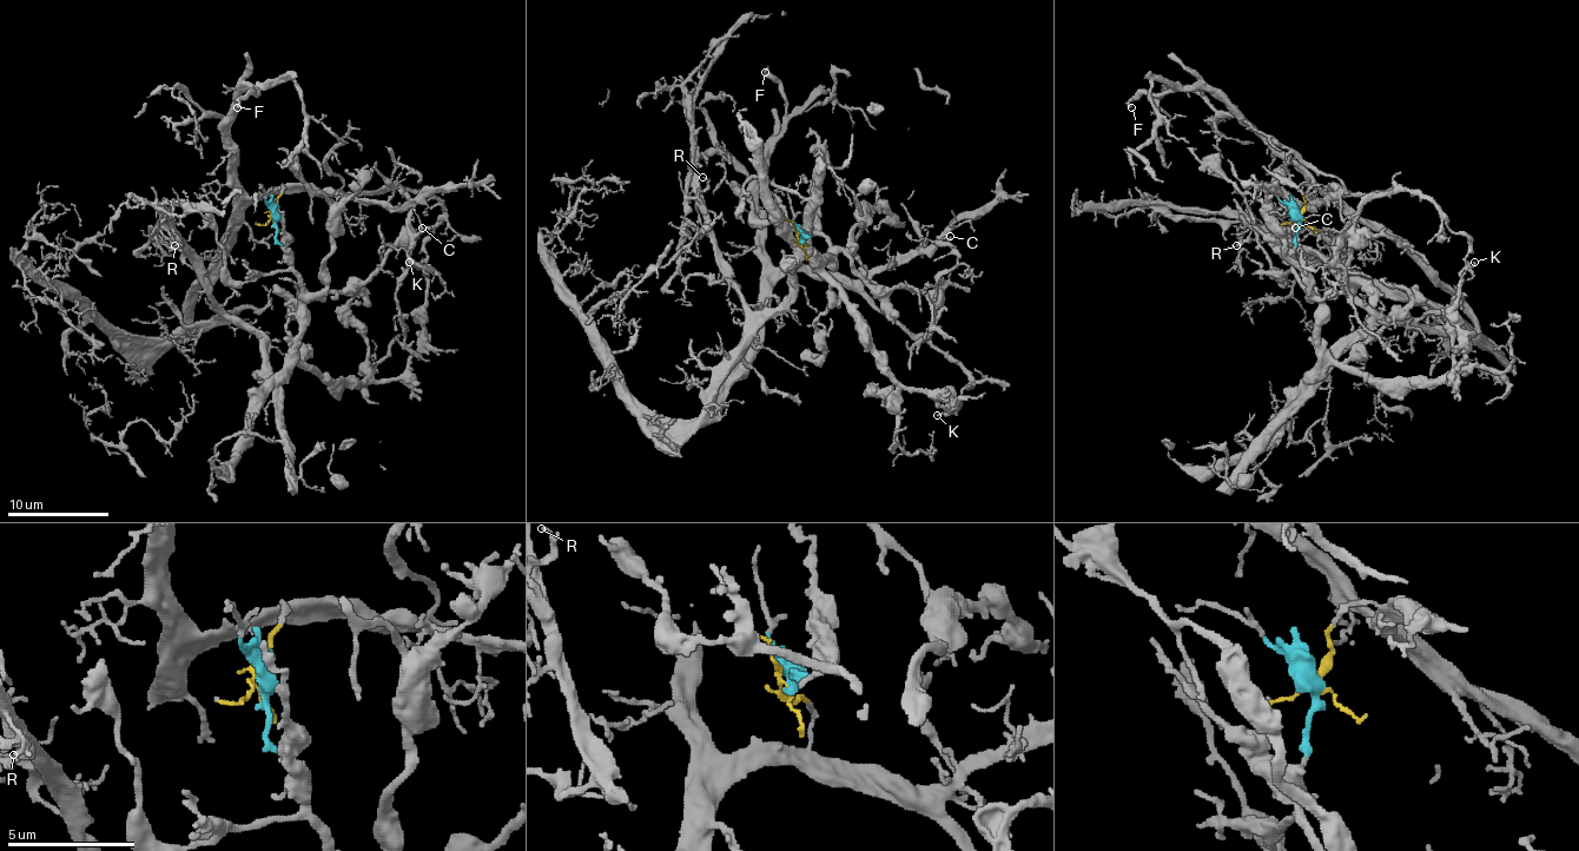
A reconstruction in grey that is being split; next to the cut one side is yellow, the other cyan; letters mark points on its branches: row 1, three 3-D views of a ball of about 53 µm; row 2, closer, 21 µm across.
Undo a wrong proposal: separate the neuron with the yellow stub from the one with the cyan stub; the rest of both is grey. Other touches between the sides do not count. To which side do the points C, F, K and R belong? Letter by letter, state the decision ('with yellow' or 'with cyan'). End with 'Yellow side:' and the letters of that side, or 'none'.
C: with yellow
F: with yellow
K: with cyan
R: with yellow
Yellow side: C, F, R

